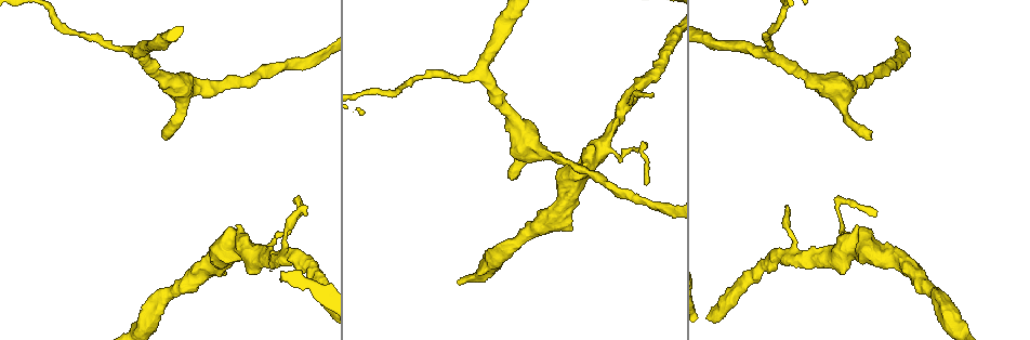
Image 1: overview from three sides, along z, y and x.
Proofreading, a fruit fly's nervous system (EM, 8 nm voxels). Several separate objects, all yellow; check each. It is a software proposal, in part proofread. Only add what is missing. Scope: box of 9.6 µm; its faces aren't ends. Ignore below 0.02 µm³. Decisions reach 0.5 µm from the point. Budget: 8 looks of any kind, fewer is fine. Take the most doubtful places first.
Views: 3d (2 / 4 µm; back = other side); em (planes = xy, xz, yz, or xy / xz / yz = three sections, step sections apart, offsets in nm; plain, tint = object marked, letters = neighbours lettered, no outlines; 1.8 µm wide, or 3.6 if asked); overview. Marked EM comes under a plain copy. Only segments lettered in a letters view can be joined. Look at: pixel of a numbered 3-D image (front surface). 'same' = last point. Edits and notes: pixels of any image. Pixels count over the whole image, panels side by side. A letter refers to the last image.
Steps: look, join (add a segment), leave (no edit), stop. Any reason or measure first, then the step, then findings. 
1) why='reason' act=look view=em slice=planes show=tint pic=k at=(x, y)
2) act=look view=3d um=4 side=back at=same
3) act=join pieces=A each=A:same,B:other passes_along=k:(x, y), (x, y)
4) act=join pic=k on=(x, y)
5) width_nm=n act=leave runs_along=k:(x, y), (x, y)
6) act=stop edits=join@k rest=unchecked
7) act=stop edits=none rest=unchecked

why='free end' act=look view=3d um=4 pic=1 at=(509, 176)

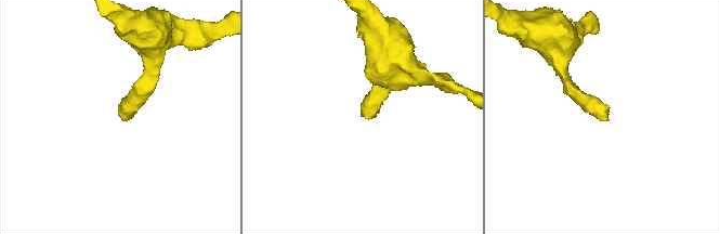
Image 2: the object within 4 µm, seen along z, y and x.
why='need the tissue' act=look view=em slice=xy step=16 show=tint pic=2 at=(601, 119)

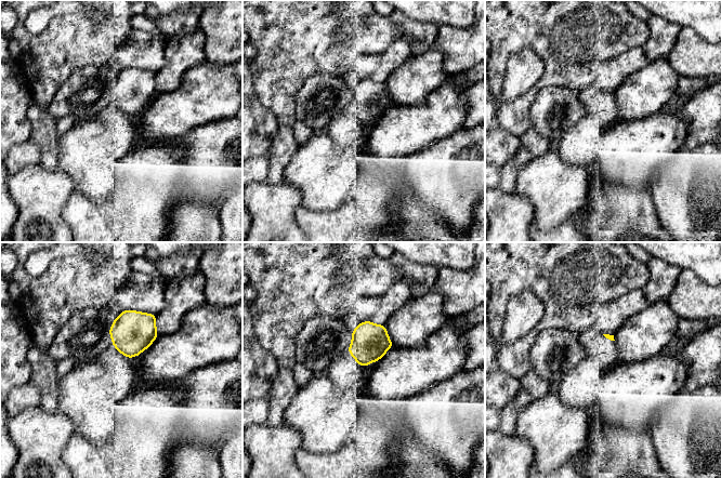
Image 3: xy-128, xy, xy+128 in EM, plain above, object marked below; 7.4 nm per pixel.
act=look view=em slice=xy step=16 show=letters at=same

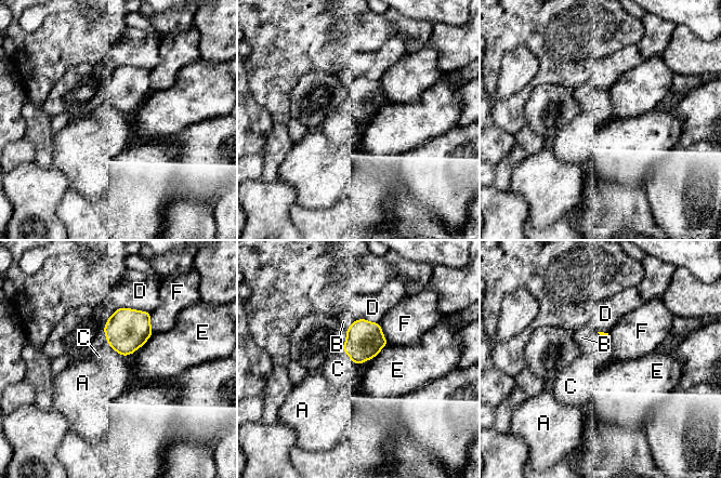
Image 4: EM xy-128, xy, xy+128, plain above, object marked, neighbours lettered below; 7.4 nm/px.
longest_contact=D:260nm act=join pieces=C each=A:other,B:other,C:same,D:other,E:other,F:other found='it goes on there'

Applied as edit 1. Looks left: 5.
why='thin end' act=look view=3d um=2 pic=1 at=(788, 206)

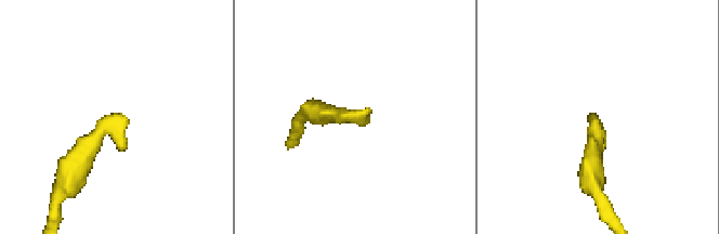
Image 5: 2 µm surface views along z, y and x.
act=look view=em um=3.6 slice=yz step=8 show=tint pic=5 at=(590, 115)

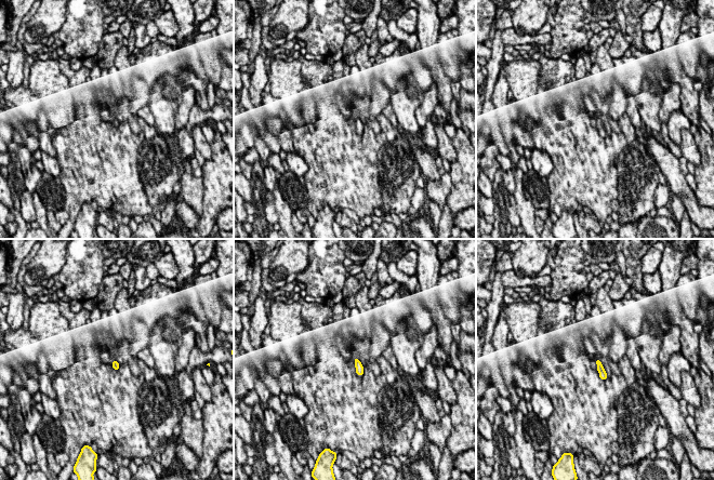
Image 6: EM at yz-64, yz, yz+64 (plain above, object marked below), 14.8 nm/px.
act=look view=em um=3.6 slice=planes show=letters at=same

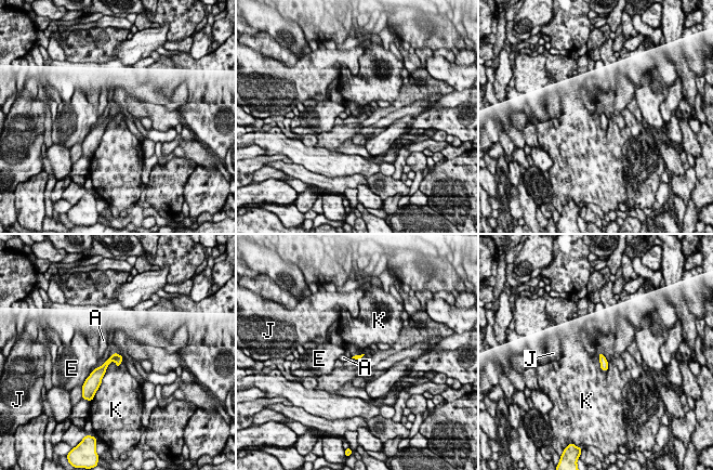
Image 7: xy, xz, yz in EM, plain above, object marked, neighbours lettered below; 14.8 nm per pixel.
act=leave each=A:other,E:other,J:other,K:other border=7:(121, 361), (108, 365), (97, 389) found='no lettered segment goes on from it'

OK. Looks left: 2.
why='free end' act=look view=3d um=4 pic=1 at=(237, 225)

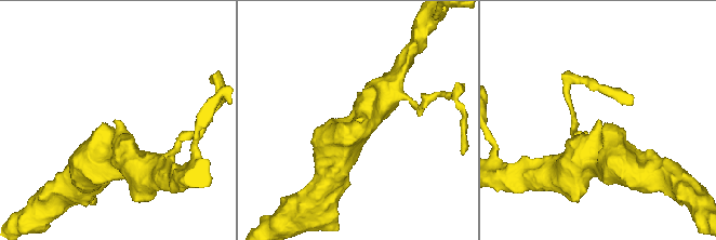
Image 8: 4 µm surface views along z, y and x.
why='now the EM' act=look view=em slice=planes show=letters pic=8 at=(361, 121)

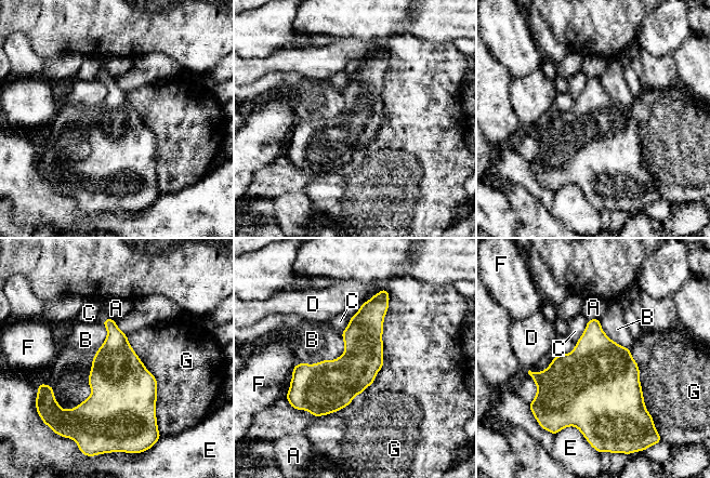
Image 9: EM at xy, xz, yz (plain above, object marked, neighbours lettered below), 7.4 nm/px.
act=leave each=A:other,B:other,C:other,D:other,E:other,F:other,G:other border=9:(102, 322), (107, 336), (88, 377) found='none of them fits'

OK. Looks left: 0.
act=stop edits=join@4 rest=unchecked

